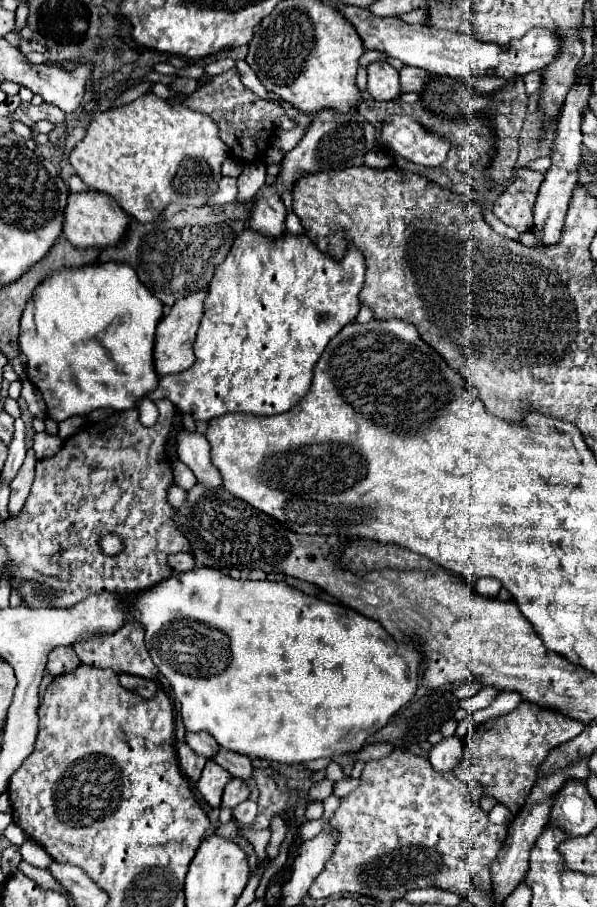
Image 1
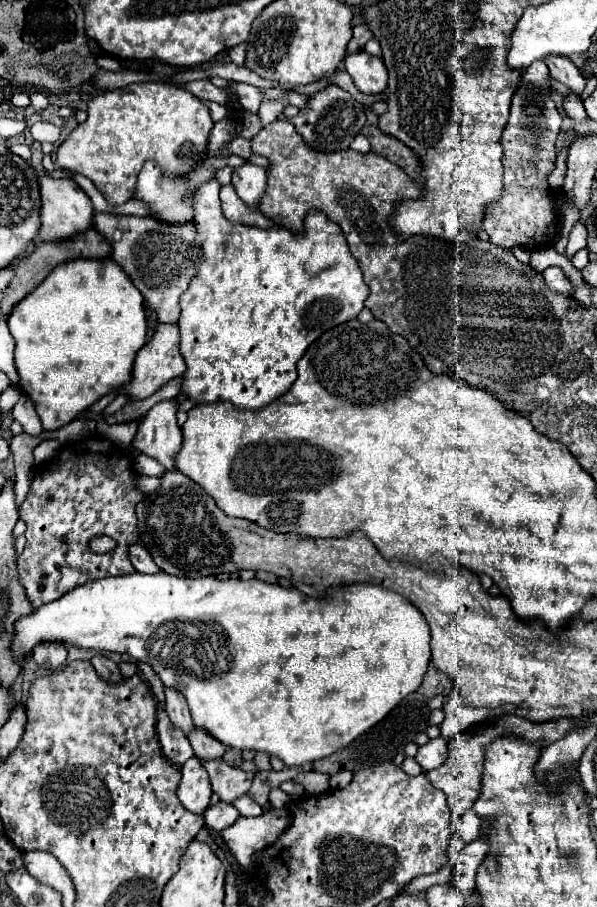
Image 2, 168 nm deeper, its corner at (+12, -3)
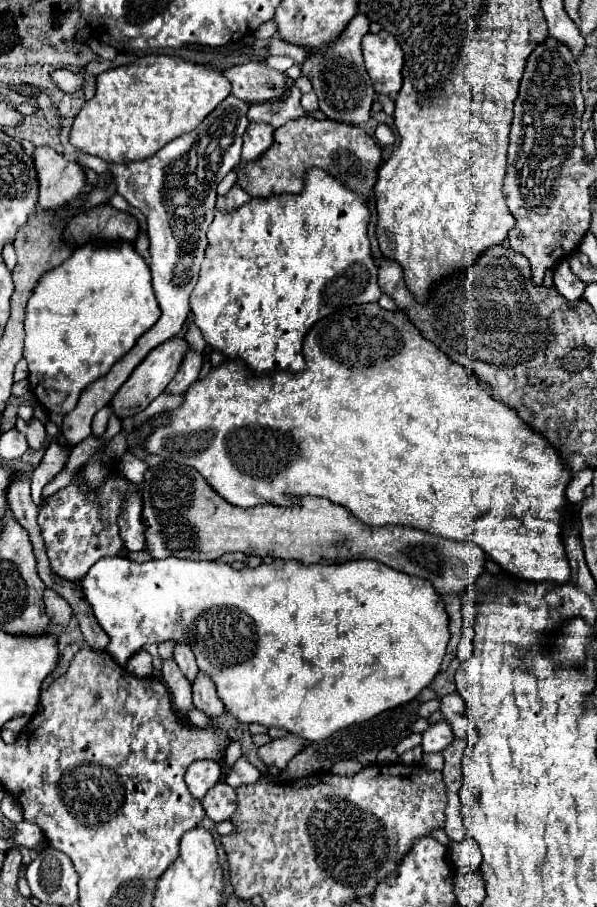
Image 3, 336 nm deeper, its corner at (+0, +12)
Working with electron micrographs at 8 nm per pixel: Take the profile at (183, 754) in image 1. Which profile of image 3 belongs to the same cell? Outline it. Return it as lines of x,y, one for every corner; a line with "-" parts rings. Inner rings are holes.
174,659
164,661
162,677
170,689
174,709
182,719
188,719
188,711
192,709
192,685
182,677
178,665
174,665

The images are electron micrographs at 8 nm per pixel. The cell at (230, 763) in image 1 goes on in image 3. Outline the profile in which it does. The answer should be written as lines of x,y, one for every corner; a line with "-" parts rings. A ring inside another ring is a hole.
198,673
196,681
192,685
192,693
194,693
194,707
198,711
208,715
210,719
224,715
224,705
216,695
216,689
214,689
214,683
210,681
210,677
206,677
204,673

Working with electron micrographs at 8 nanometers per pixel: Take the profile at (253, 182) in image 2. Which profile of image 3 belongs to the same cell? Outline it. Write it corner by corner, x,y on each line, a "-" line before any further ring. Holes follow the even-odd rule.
250,123
250,129
246,133
244,149
242,149
242,161
244,163
254,163
258,161
274,143
272,137
274,129
264,123

